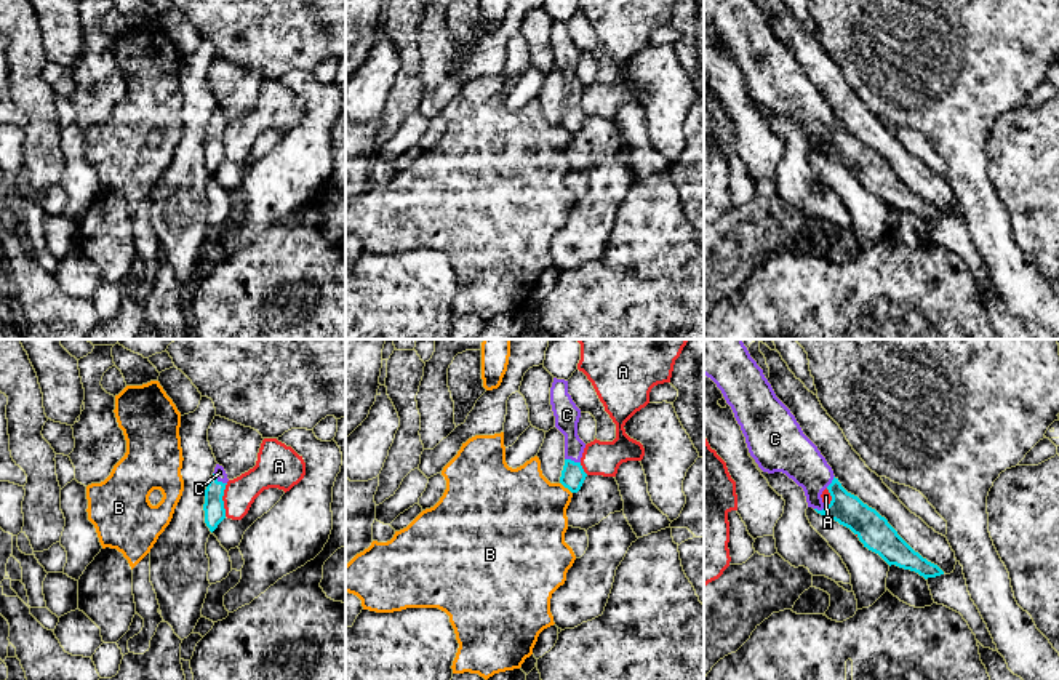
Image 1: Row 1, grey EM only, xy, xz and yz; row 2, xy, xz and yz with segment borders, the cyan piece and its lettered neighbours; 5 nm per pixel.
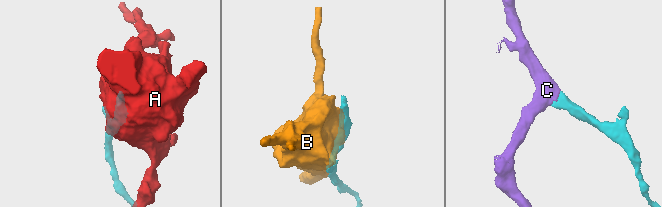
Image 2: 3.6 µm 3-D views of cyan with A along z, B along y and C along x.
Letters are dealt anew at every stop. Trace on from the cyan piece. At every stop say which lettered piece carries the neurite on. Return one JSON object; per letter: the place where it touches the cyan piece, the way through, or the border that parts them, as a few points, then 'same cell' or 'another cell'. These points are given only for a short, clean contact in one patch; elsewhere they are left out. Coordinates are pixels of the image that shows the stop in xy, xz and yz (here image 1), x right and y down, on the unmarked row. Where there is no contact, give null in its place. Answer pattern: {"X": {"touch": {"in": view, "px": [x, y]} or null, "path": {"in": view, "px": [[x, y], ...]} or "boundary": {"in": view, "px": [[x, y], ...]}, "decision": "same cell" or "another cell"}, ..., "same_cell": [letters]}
{"A": {"touch": {"in": "xy", "px": [221, 141]}, "boundary": {"in": "xy", "px": [[227, 125], [223, 135], [224, 157]]}, "decision": "another cell"}, "B": {"touch": {"in": "xz", "px": [567, 128]}, "decision": "another cell"}, "C": {"touch": {"in": "xy", "px": [219, 124]}, "path": {"in": "xy", "px": [[215, 154], [219, 124], [219, 114]]}, "decision": "same cell"}, "same_cell": ["C"]}

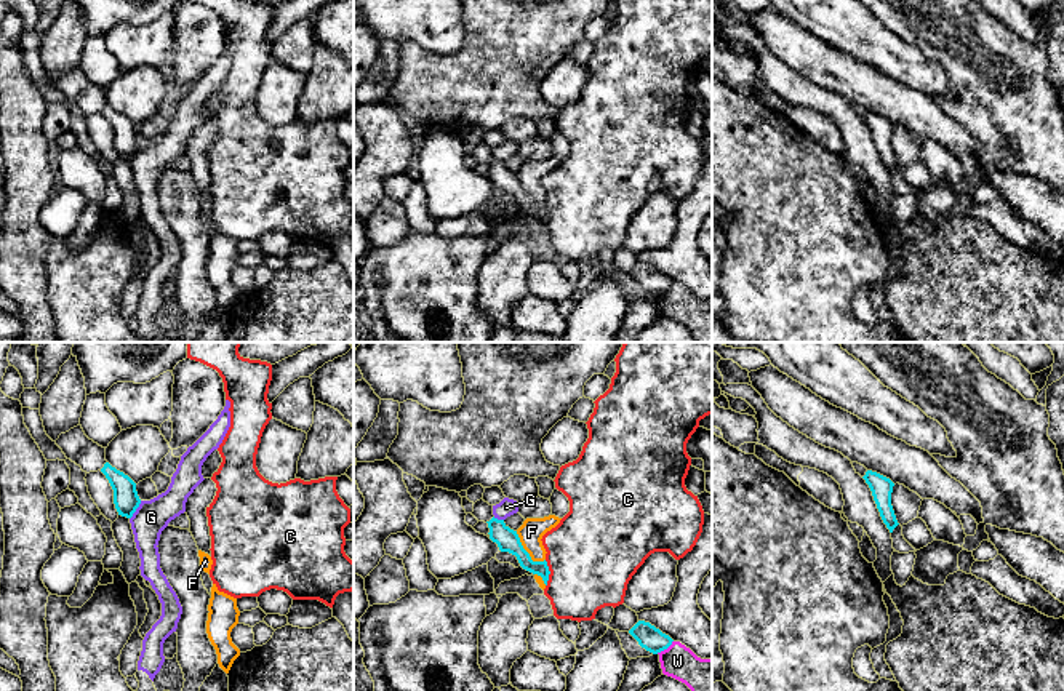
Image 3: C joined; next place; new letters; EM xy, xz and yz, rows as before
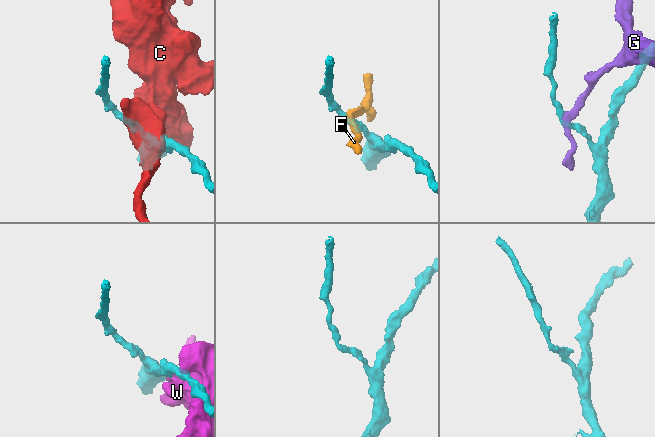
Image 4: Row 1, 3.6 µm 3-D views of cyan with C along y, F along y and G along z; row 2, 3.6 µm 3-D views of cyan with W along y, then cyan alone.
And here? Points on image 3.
{"C": {"touch": {"in": "xz", "px": [549, 215]}, "decision": "another cell"}, "F": {"touch": {"in": "xz", "px": [525, 192]}, "boundary": {"in": "xz", "px": [[516, 173], [528, 197], [533, 202], [543, 203]]}, "decision": "another cell"}, "G": {"touch": {"in": "xy", "px": [135, 152]}, "boundary": {"in": "xy", "px": [[141, 143], [130, 160]]}, "decision": "another cell"}, "W": {"touch": {"in": "xz", "px": [664, 290]}, "decision": "another cell"}, "same_cell": []}

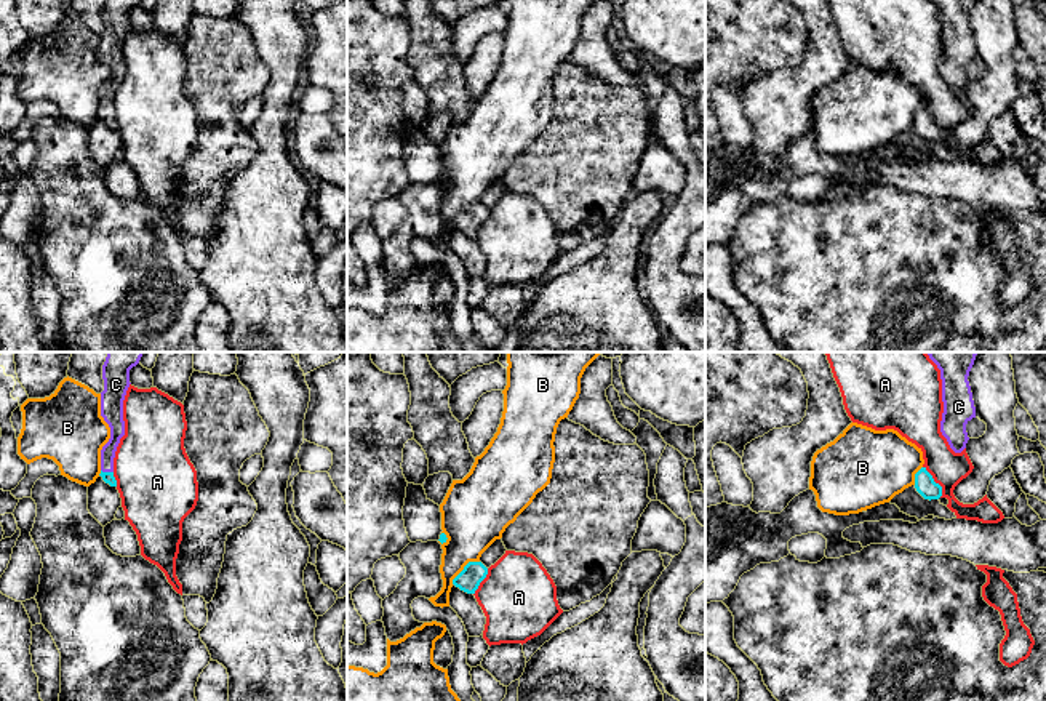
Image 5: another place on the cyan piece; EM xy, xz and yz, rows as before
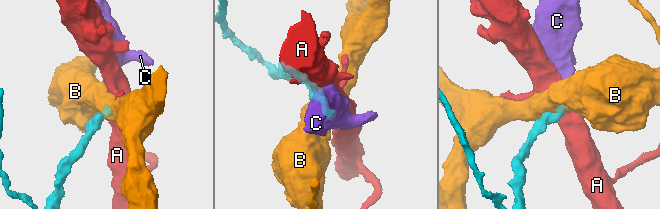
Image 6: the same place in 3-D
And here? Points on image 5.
{"A": {"touch": {"in": "yz", "px": [934, 124]}, "boundary": {"in": "yz", "px": [[923, 108], [941, 128], [941, 138]]}, "decision": "another cell"}, "B": {"touch": {"in": "xz", "px": [464, 210]}, "boundary": {"in": "xz", "px": [[479, 202], [471, 202], [451, 224]]}, "decision": "another cell"}, "C": {"touch": {"in": "xy", "px": [107, 114]}, "path": {"in": "xy", "px": [[107, 119], [107, 114], [107, 92], [117, 66]]}, "decision": "same cell"}, "same_cell": ["C"]}

